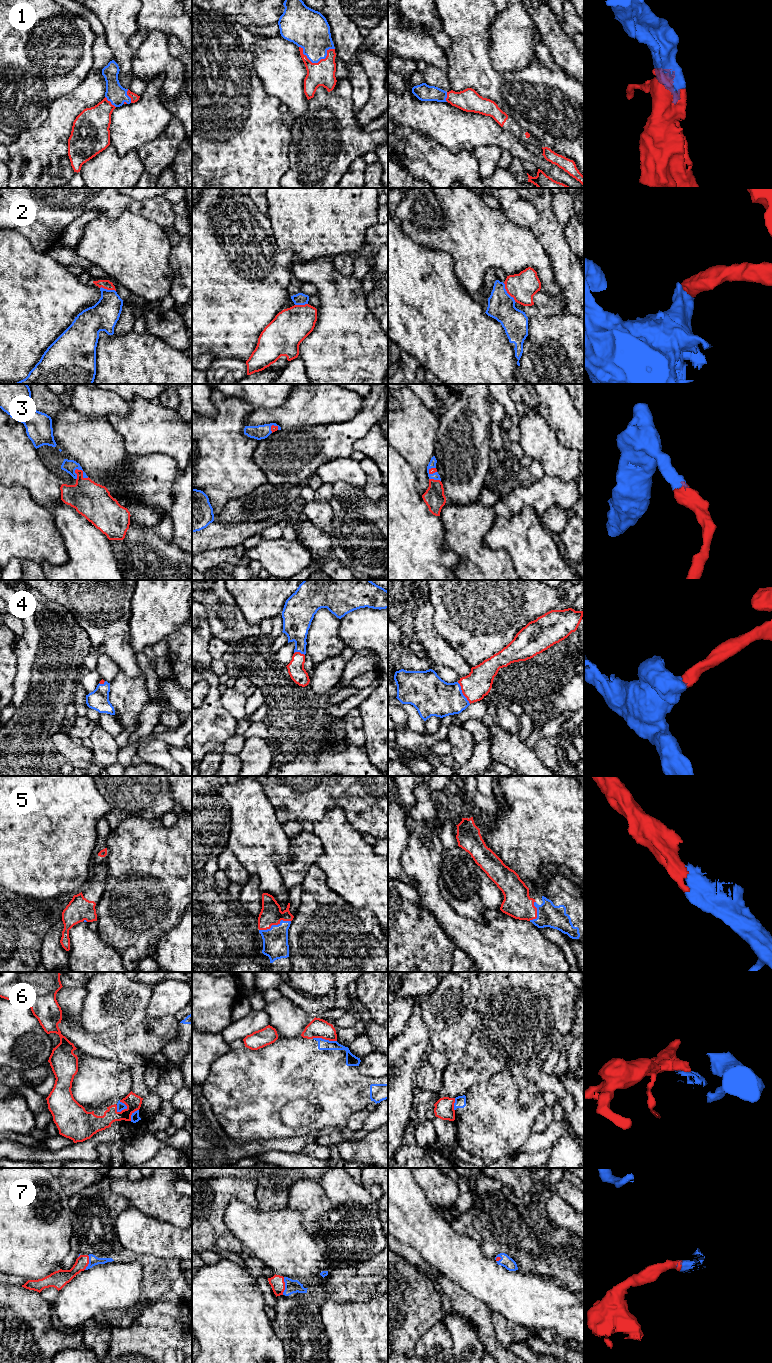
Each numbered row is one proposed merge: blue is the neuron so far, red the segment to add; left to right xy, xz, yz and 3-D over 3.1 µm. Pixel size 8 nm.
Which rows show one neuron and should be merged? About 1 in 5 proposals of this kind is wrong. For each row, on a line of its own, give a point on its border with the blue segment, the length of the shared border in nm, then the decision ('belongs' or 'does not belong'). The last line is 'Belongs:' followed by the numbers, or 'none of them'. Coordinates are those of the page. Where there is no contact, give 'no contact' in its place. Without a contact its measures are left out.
1: meets blue in xz at (317, 62); contact 280 nm long; belongs
2: meets blue in yz at (507, 293); contact 190 nm long; belongs
3: meets blue in xy at (83, 472); contact 130 nm long; belongs
4: meets blue in yz at (462, 693); contact 200 nm long; belongs
5: meets blue in xz at (274, 925); contact 260 nm long; belongs
6: meets blue in xy at (125, 1108); contact 110 nm long; does not belong
7: meets blue in xz at (285, 1286); contact 140 nm long; does not belong
Belongs: 1, 2, 3, 4, 5

